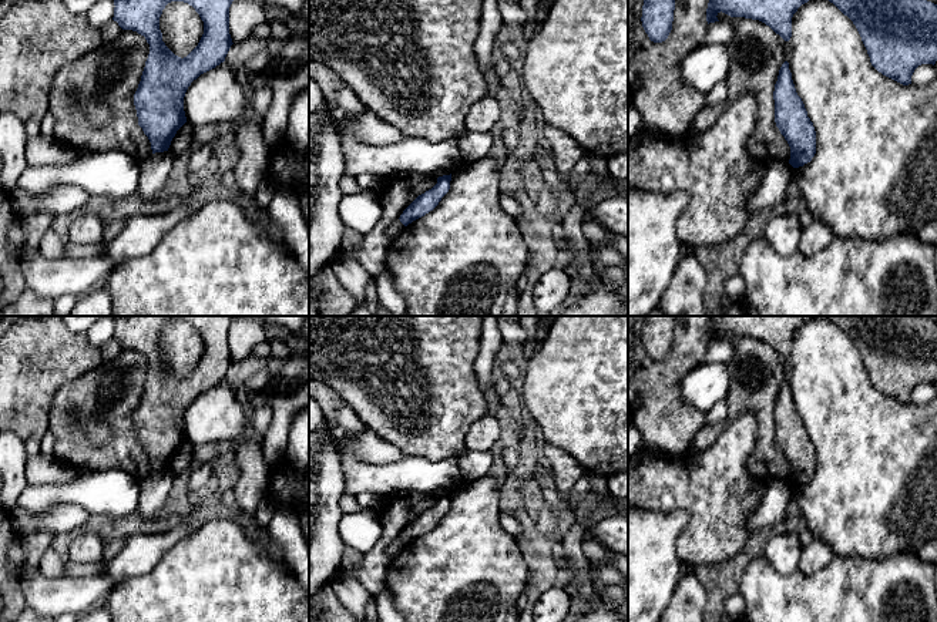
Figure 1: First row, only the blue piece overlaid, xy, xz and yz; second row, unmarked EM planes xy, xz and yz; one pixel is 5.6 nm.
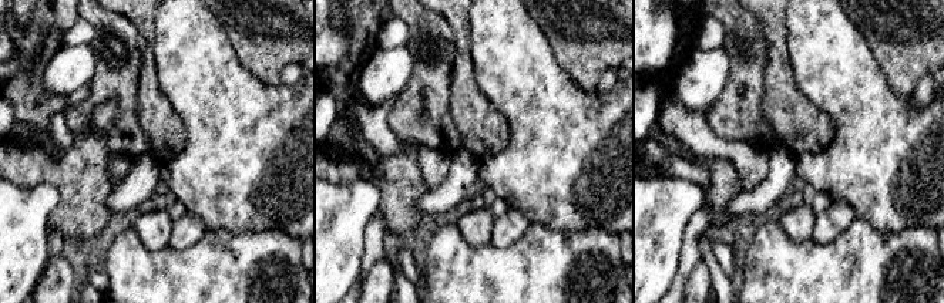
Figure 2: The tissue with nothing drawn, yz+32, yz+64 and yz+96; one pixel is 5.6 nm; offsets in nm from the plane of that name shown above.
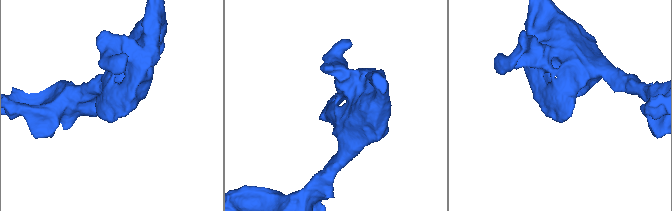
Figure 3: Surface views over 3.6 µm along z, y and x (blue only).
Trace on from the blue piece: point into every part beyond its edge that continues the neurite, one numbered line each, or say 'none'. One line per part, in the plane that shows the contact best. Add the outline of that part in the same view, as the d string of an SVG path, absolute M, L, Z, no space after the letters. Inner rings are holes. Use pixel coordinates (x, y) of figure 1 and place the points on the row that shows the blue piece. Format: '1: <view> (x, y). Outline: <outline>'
none

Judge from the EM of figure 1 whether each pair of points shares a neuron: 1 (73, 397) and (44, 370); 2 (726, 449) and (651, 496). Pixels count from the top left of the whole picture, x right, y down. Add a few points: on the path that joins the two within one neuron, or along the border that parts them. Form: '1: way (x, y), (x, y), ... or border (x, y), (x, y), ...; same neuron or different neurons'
1: border (91, 370), (66, 382), (57, 390), (49, 417); different neurons
2: way (708, 467), (691, 484), (669, 484); same neuron

